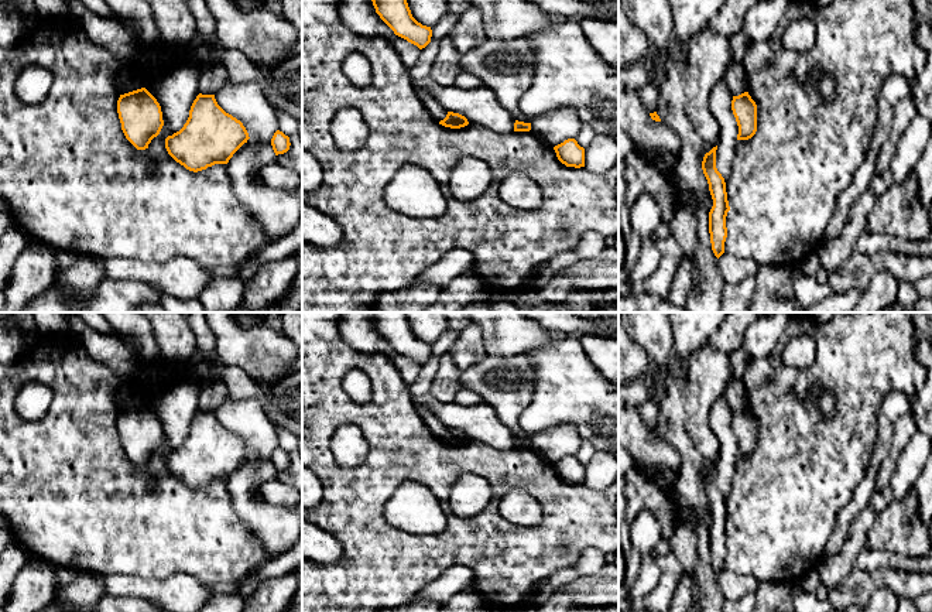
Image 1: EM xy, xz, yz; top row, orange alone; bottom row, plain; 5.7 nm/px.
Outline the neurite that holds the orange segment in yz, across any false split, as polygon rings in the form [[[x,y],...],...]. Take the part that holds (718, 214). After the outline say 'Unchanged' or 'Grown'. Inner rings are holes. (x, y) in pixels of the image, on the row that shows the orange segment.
[[[713,147],[705,154],[702,170],[709,184],[709,191],[713,199],[713,206],[709,212],[709,233],[715,256],[719,259],[724,253],[724,242],[727,237],[726,216],[730,211],[726,182],[716,168],[716,150]]]. Unchanged

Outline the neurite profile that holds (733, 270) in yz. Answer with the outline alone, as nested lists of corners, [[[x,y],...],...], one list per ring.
[[[723,253],[719,257],[720,274],[726,283],[737,284],[744,278],[755,278],[760,264],[751,259],[739,259],[733,254]]]

